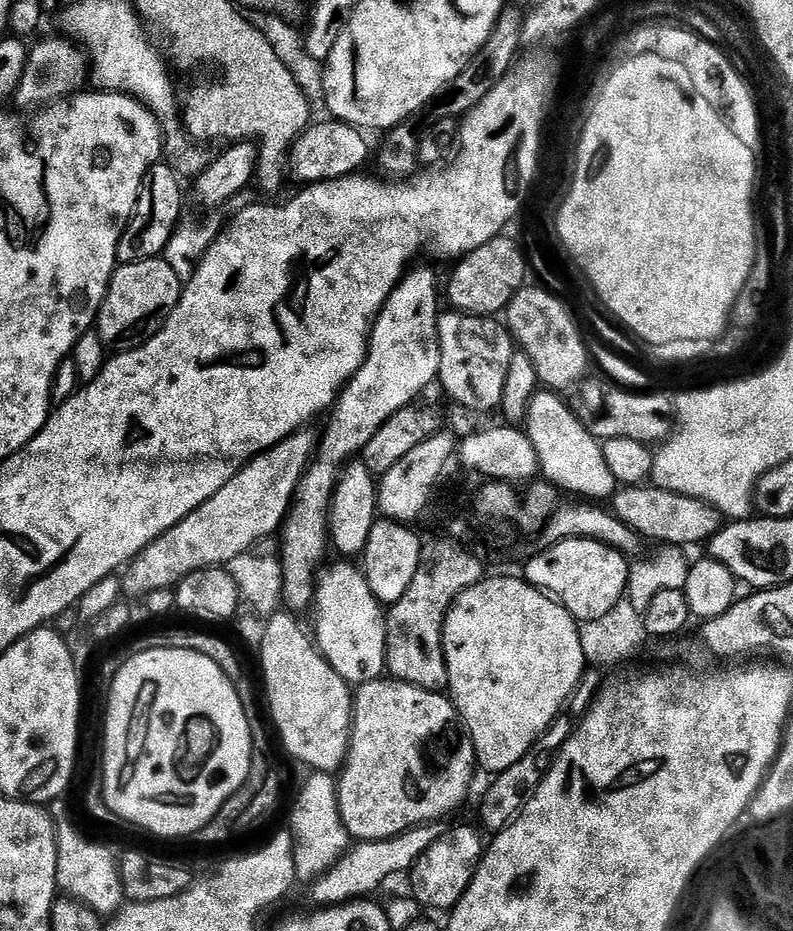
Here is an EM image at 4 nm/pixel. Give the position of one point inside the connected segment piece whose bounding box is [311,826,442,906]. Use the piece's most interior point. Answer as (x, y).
(360, 871)

